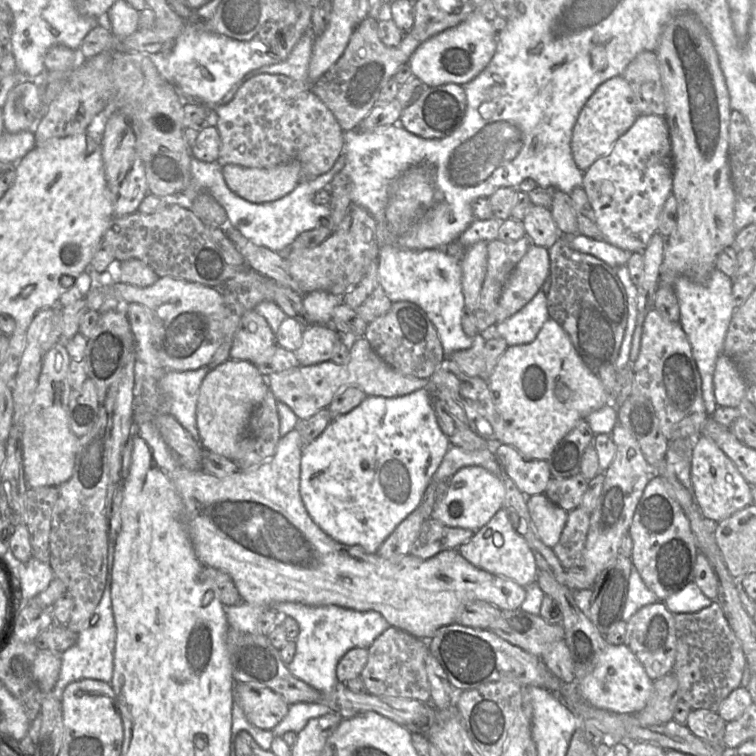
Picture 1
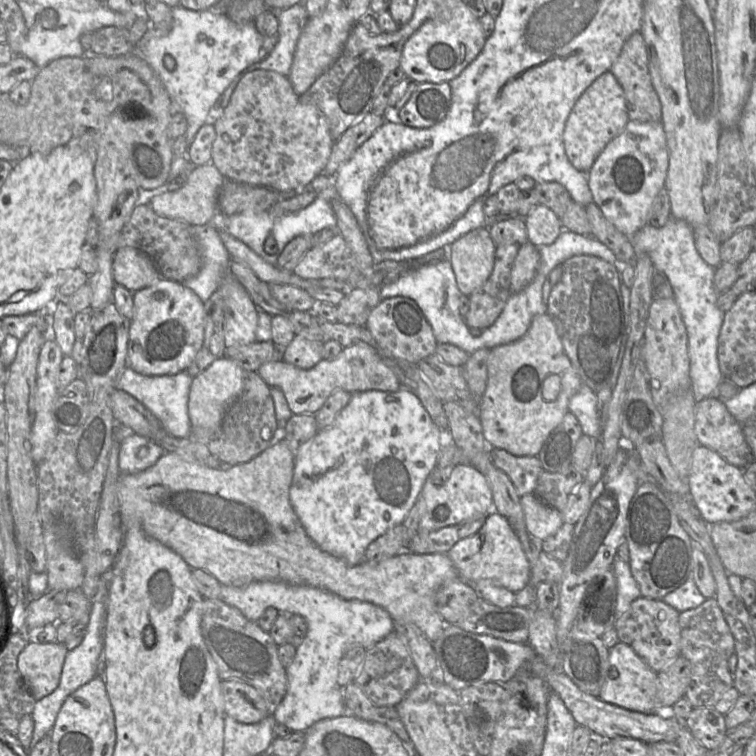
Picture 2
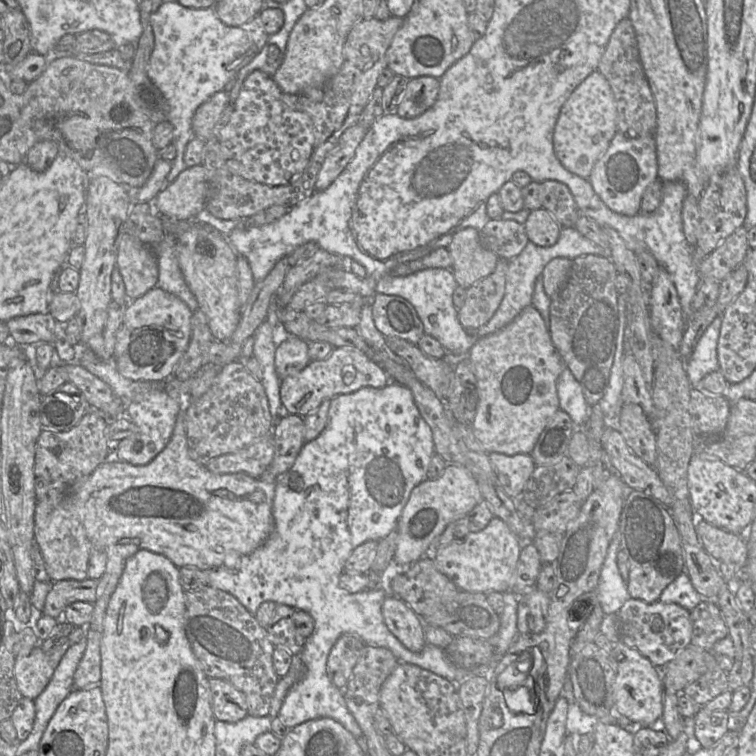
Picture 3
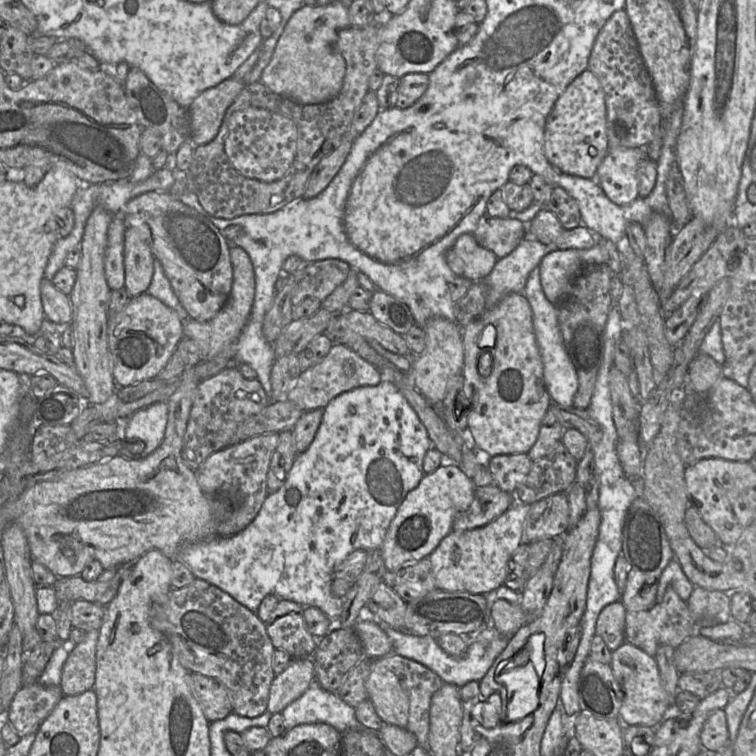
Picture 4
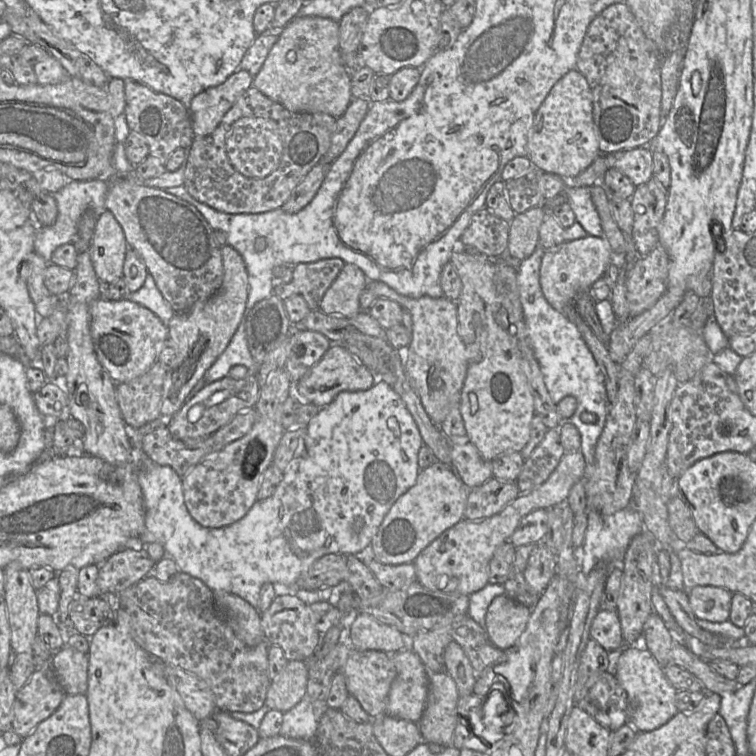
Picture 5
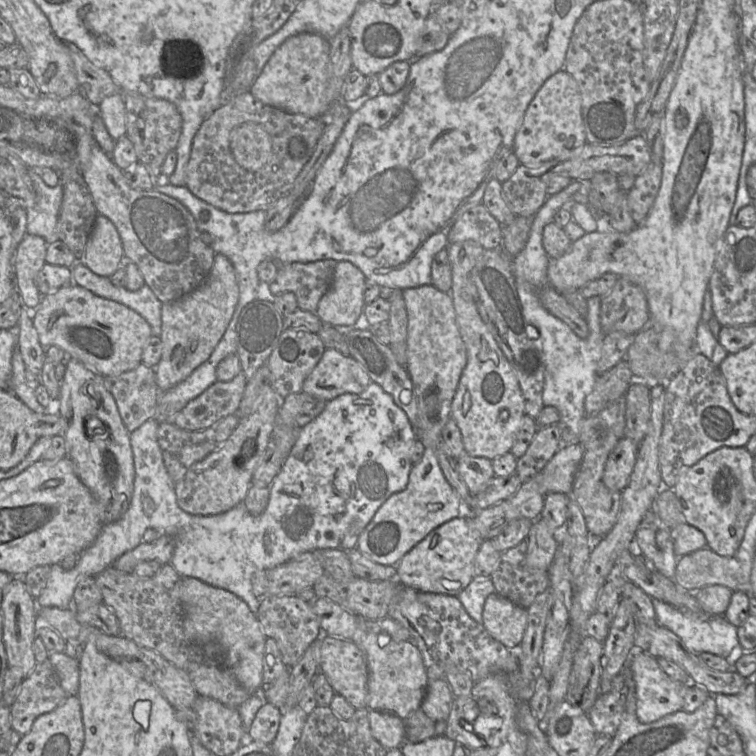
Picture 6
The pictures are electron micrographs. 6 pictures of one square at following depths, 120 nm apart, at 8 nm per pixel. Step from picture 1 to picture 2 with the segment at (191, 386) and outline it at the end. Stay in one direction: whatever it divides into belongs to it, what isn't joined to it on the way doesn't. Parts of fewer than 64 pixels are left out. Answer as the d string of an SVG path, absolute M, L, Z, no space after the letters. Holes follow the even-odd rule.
M126 367L117 382L117 388L140 401L158 418L169 434L177 438L188 438L192 433L188 413L192 380L193 377L187 371L181 371L175 375L144 375Z

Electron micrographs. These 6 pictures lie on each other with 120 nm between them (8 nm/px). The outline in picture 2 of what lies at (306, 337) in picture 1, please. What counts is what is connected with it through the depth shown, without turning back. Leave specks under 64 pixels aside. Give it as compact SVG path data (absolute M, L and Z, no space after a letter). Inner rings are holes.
M294 336L290 344L281 349L281 359L300 369L310 369L323 359L323 343L325 341L308 340Z

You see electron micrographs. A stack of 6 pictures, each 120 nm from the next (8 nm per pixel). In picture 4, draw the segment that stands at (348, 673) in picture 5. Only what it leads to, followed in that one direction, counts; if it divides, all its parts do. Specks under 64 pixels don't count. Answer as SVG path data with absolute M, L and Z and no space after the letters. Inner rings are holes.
M391 652L386 656L383 656L381 658L377 658L377 659L373 660L371 669L370 669L370 674L366 680L366 690L367 690L367 694L368 694L368 699L372 702L376 713L386 724L396 725L396 726L399 726L401 728L404 728L404 729L410 731L411 733L413 733L416 736L418 746L425 749L428 753L431 753L430 749L429 749L429 738L428 738L429 737L429 729L430 729L431 699L432 699L432 696L434 695L434 693L441 688L443 683L444 683L444 681L441 679L441 677L438 676L434 671L427 668L426 666L424 666L414 660L405 658L394 652Z

